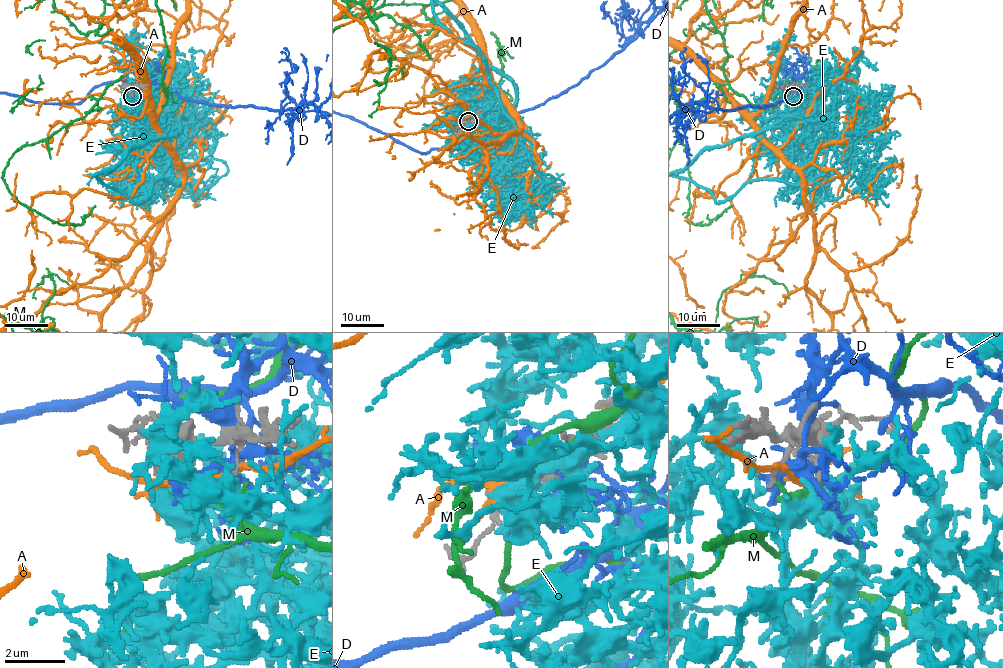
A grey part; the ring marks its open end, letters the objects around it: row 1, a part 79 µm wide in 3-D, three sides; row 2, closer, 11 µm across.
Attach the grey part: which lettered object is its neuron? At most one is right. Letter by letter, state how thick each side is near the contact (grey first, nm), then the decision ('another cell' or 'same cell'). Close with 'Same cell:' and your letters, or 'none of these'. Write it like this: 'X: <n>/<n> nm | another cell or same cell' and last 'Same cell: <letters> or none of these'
A: 280/190 nm | another cell
D: 280/120 nm | another cell
E: 200/360 nm | same cell
M: 240/200 nm | another cell
Same cell: E

